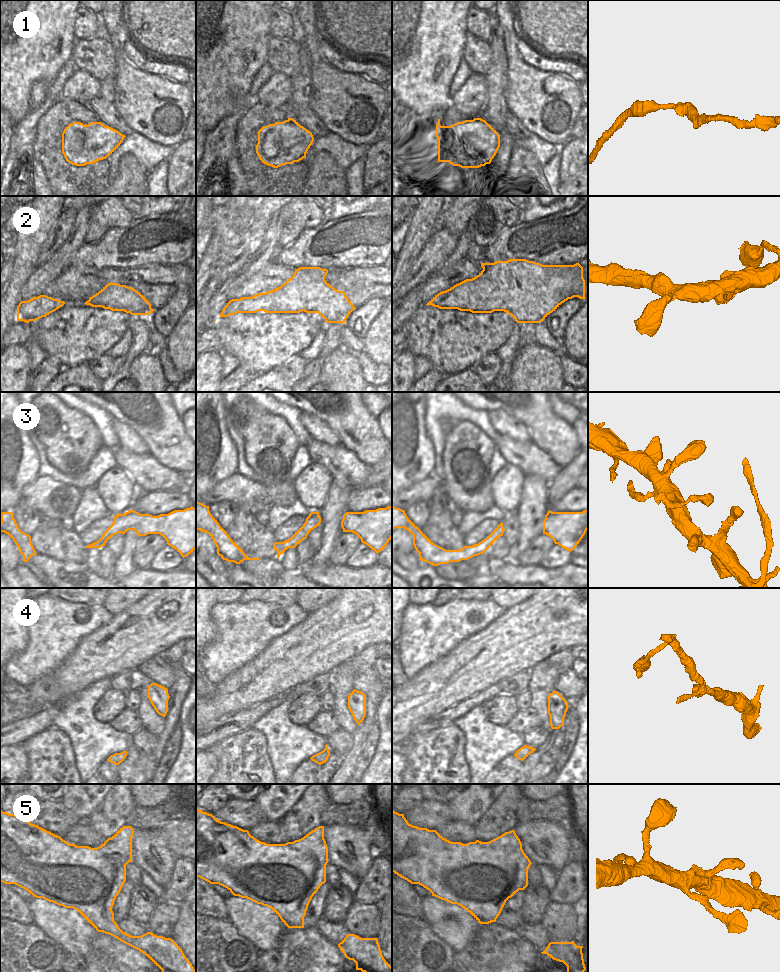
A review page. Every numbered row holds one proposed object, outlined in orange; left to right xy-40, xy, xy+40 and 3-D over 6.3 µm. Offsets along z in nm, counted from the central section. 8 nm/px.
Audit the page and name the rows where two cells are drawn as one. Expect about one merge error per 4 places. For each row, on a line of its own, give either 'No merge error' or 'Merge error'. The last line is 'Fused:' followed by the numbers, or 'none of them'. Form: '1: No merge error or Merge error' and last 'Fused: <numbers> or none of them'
1: No merge error
2: No merge error
3: No merge error
4: No merge error
5: No merge error
Fused: none of them.

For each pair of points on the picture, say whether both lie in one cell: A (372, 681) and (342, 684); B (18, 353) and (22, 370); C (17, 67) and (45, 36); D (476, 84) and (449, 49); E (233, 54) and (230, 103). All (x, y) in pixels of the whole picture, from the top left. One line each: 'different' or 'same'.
A: different
B: same
C: same
D: different
E: same

